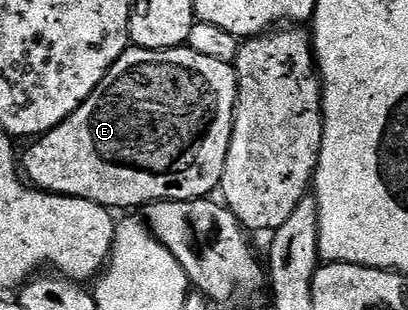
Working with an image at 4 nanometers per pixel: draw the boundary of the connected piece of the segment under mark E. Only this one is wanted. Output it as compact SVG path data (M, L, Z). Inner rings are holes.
M129 47L125 53L120 56L118 63L114 63L106 71L106 75L102 79L102 83L98 83L98 87L94 87L94 91L90 96L84 100L82 107L78 107L78 111L74 111L65 121L58 123L58 127L54 127L48 133L41 133L39 137L35 138L31 142L32 145L28 150L23 150L22 153L22 173L25 178L35 188L42 189L46 193L60 193L64 197L77 197L78 199L86 199L87 201L93 201L99 205L104 206L109 211L117 211L116 209L128 209L124 211L136 211L141 207L147 207L152 204L153 201L193 201L199 197L208 197L215 194L220 187L220 180L222 179L222 171L226 167L226 151L230 151L230 135L232 134L232 128L234 127L234 111L236 110L236 70L227 61L219 61L218 59L210 59L206 55L198 55L198 51L189 49L187 47L181 47L178 49L137 49L135 47Z

